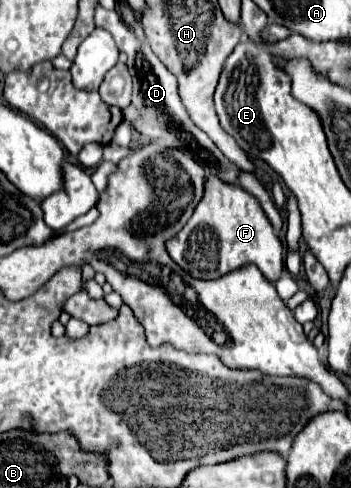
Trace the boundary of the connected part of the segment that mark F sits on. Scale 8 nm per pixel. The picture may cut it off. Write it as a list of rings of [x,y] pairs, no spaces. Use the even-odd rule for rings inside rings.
[[[207,176],[205,196],[197,204],[187,224],[167,240],[169,256],[193,278],[215,280],[245,264],[255,264],[269,282],[275,282],[283,272],[283,246],[273,232],[271,222],[261,210],[255,196],[239,188],[237,184],[219,182],[215,176]]]

